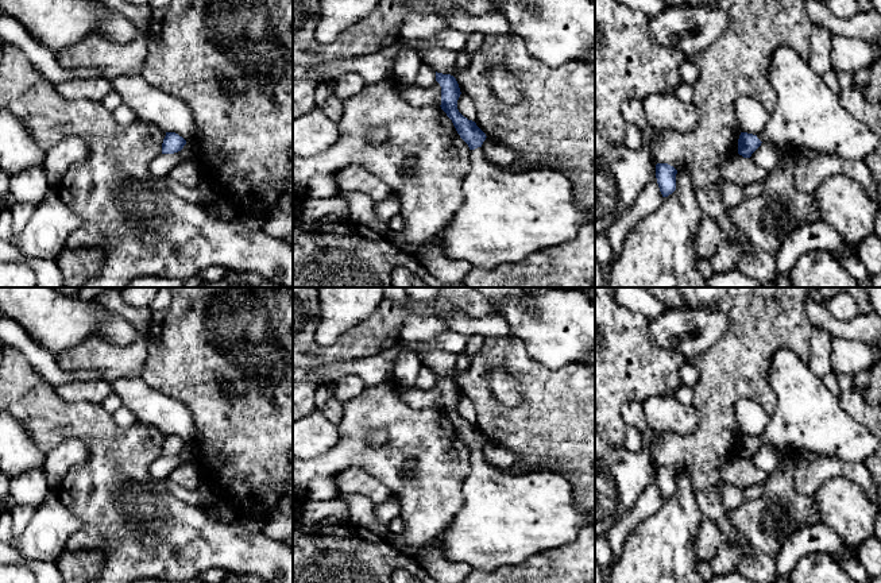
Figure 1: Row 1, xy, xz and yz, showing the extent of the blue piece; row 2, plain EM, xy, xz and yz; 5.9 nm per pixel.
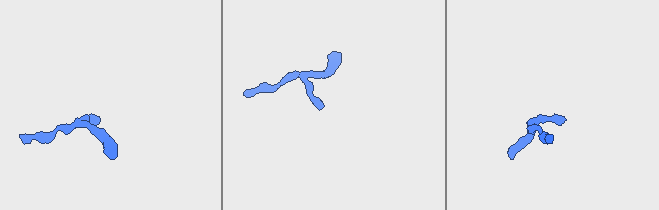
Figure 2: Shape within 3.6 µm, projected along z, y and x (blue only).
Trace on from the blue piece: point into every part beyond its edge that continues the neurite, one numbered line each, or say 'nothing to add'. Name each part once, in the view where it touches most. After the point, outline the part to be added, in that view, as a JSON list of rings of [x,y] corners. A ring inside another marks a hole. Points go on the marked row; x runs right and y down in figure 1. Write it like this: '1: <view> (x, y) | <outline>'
1: xz (505, 216) | [[[483,148],[470,150],[471,169],[463,182],[463,202],[447,227],[433,239],[452,260],[494,270],[529,255],[568,243],[579,227],[595,221],[595,208],[583,209],[573,201],[572,182],[561,171],[537,167],[511,173],[492,163]]]

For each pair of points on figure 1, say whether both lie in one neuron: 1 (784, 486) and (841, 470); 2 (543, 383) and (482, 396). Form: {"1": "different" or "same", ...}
{"1": "different", "2": "same"}

